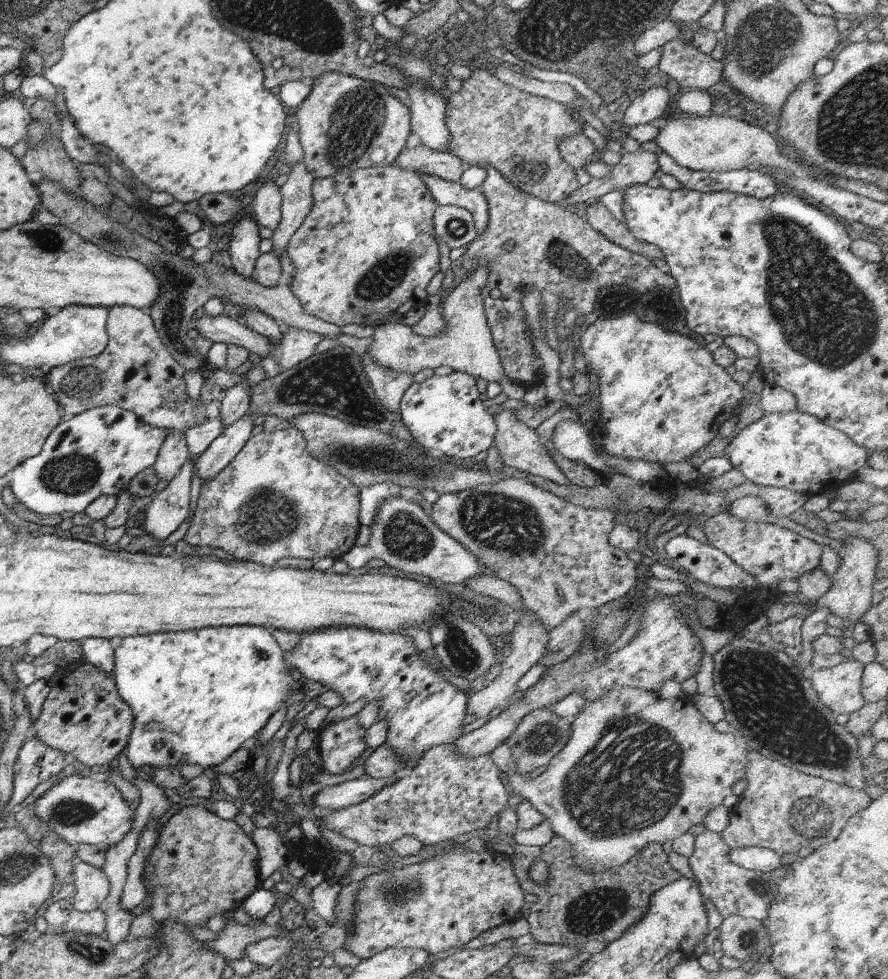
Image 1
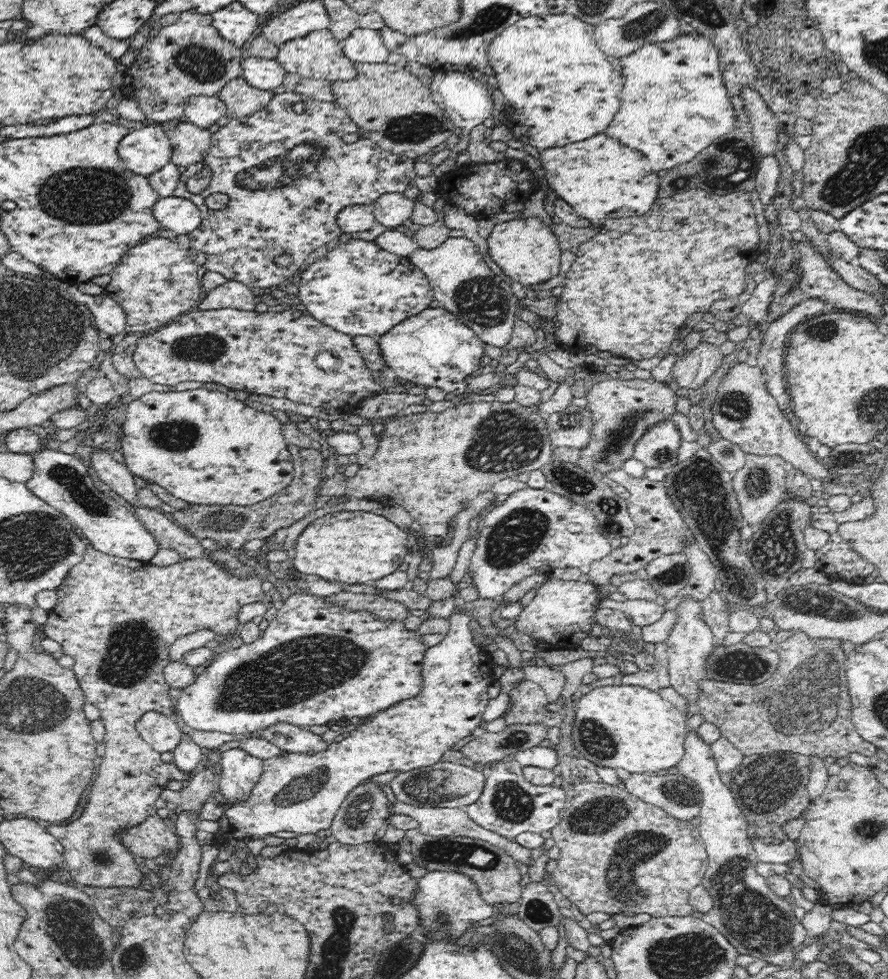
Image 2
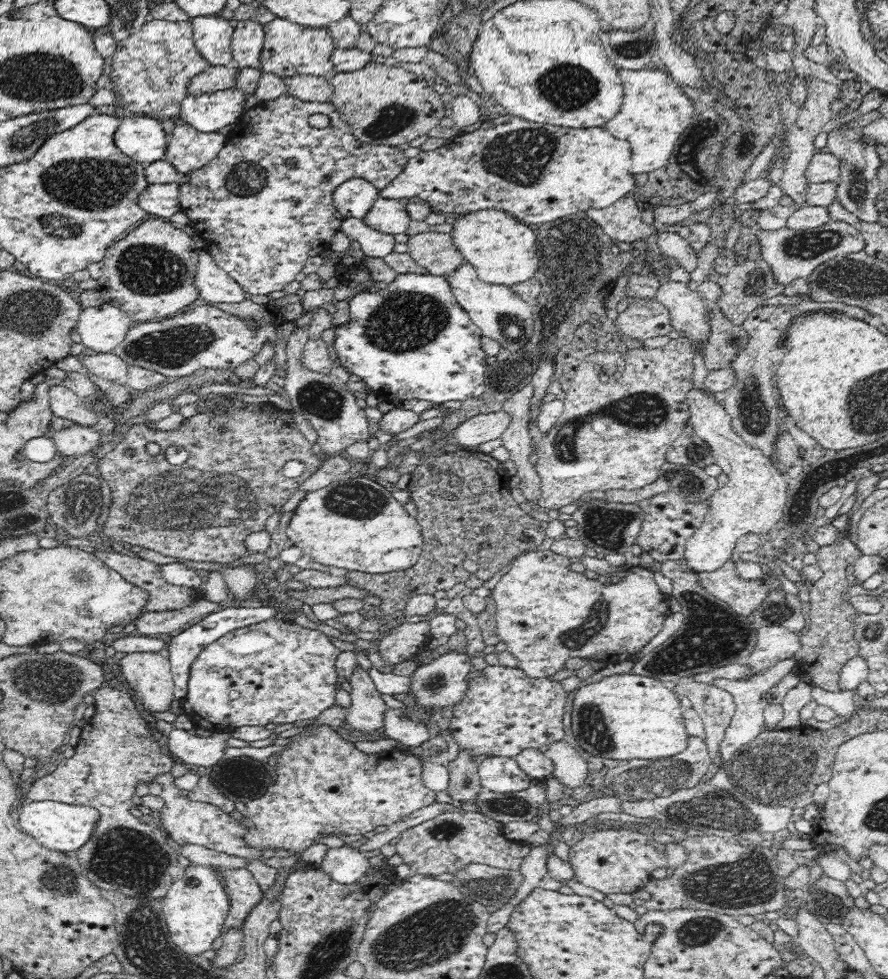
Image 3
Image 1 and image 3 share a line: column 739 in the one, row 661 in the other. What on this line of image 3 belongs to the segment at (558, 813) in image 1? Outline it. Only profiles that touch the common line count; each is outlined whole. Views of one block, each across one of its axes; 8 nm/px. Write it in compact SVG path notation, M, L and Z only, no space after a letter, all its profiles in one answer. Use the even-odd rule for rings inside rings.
M762 626L757 630L756 648L746 662L756 674L764 672L777 662L790 659L800 648L800 634L784 626Z

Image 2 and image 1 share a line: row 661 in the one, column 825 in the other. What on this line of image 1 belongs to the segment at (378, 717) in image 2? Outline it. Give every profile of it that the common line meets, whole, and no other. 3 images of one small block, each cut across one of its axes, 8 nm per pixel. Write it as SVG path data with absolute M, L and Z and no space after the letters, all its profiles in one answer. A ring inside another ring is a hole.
M791 410L791 412L769 412L761 418L752 421L740 430L724 448L723 456L729 464L750 482L759 487L771 486L784 488L793 492L803 492L808 495L831 493L855 478L857 470L866 464L868 453L863 448L853 444L842 432L821 422L819 418Z

